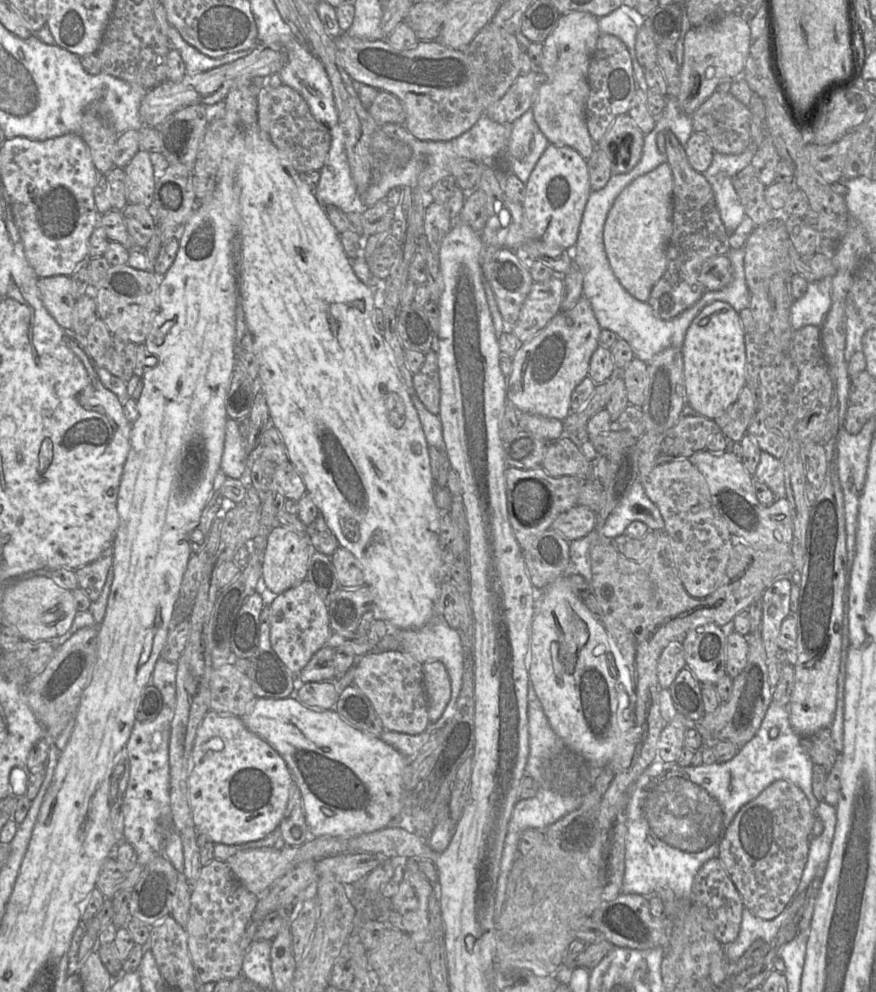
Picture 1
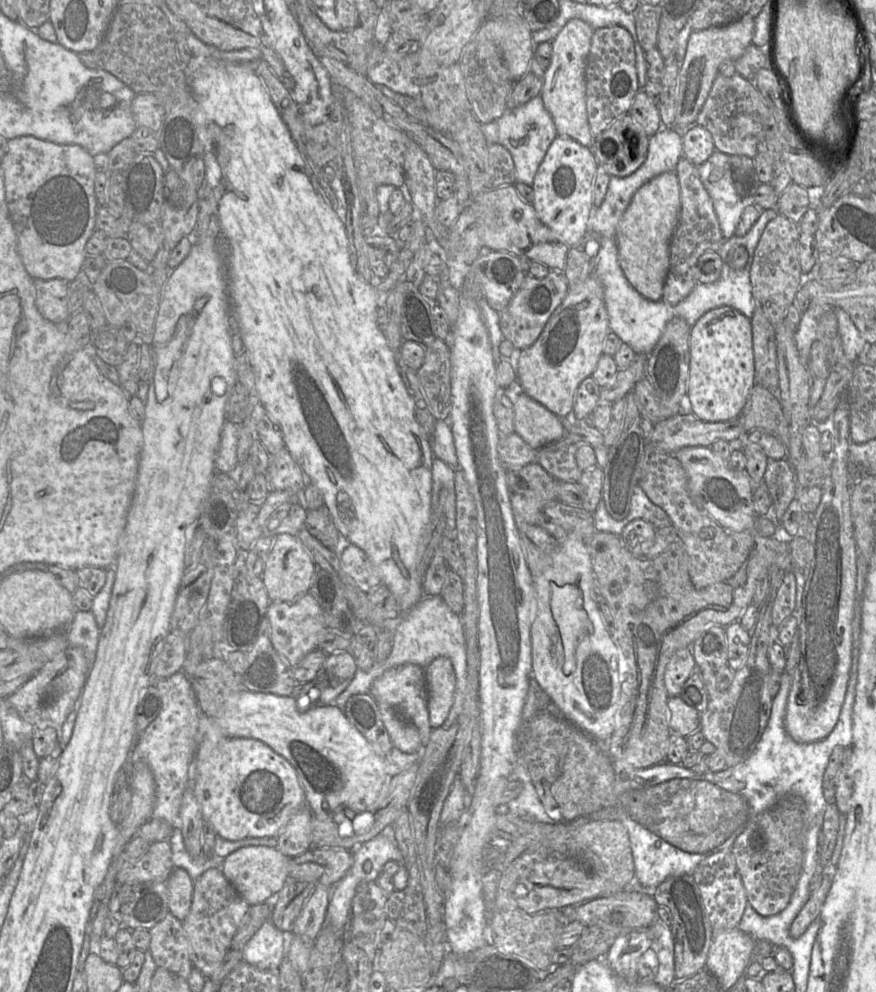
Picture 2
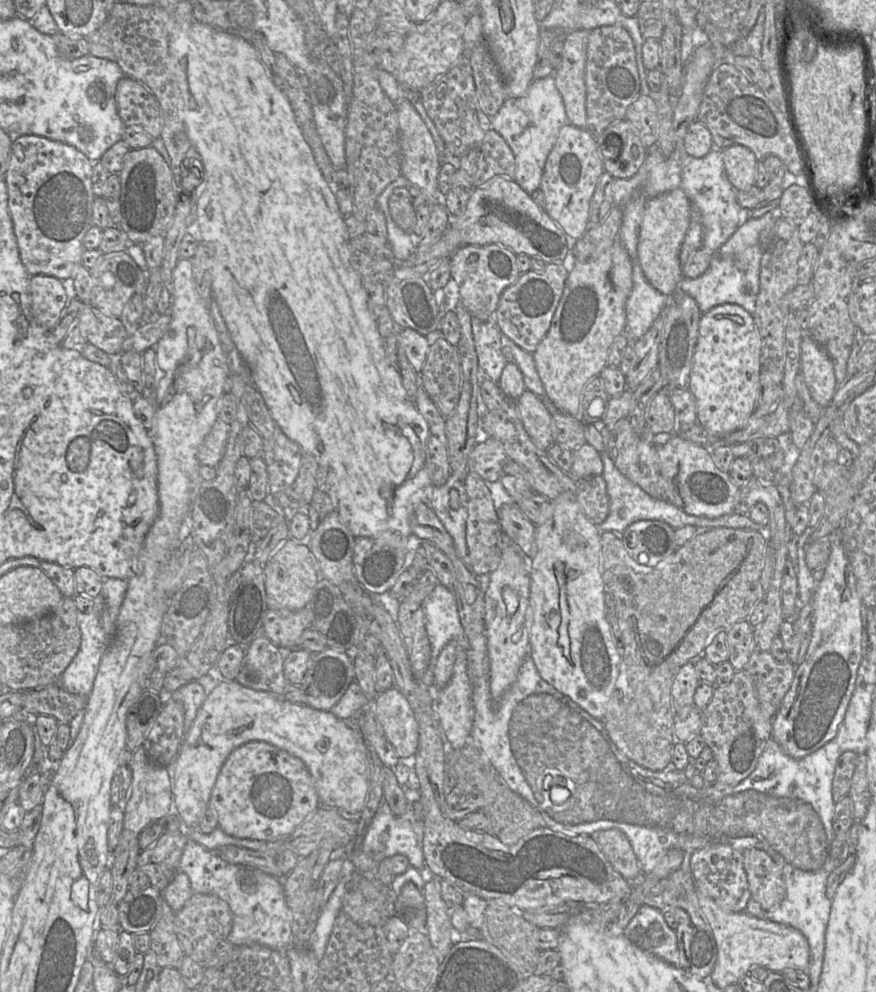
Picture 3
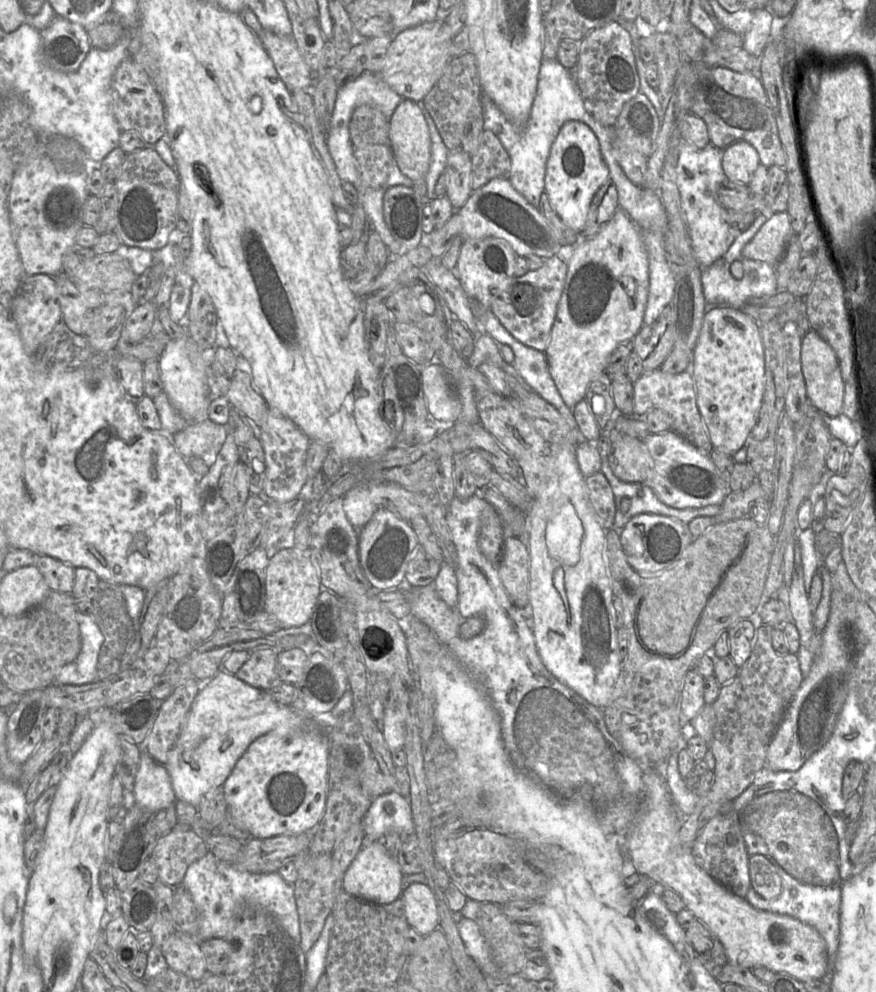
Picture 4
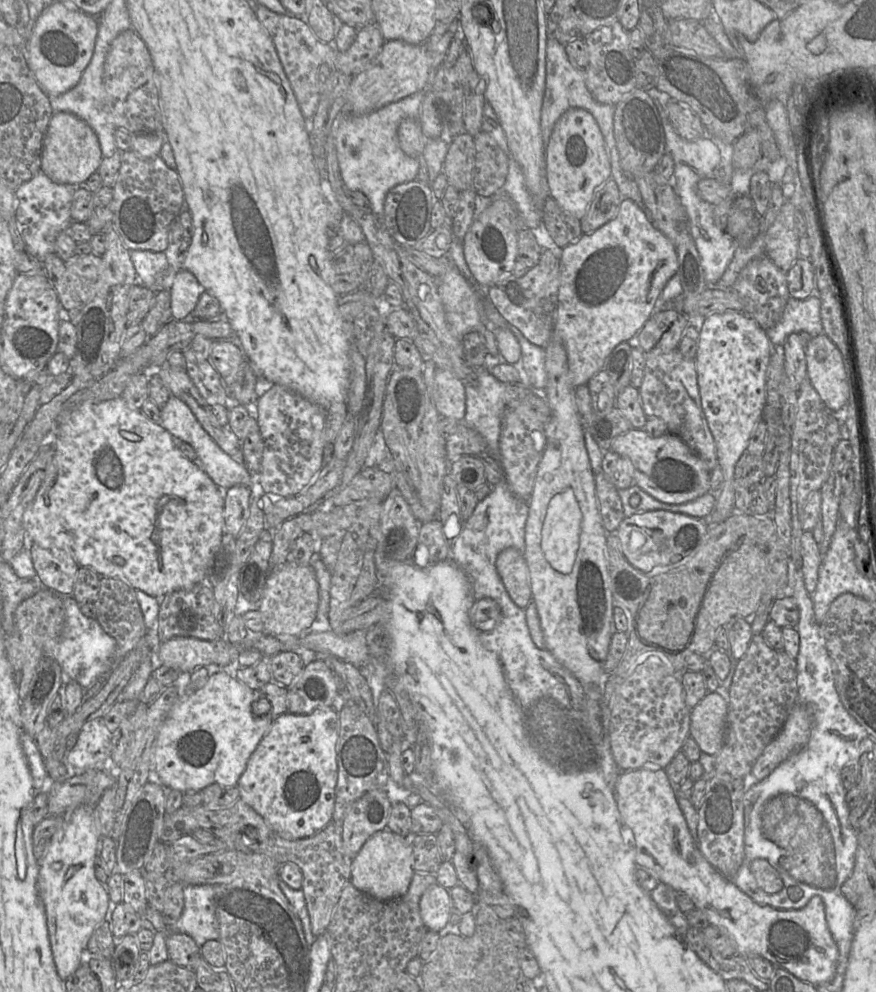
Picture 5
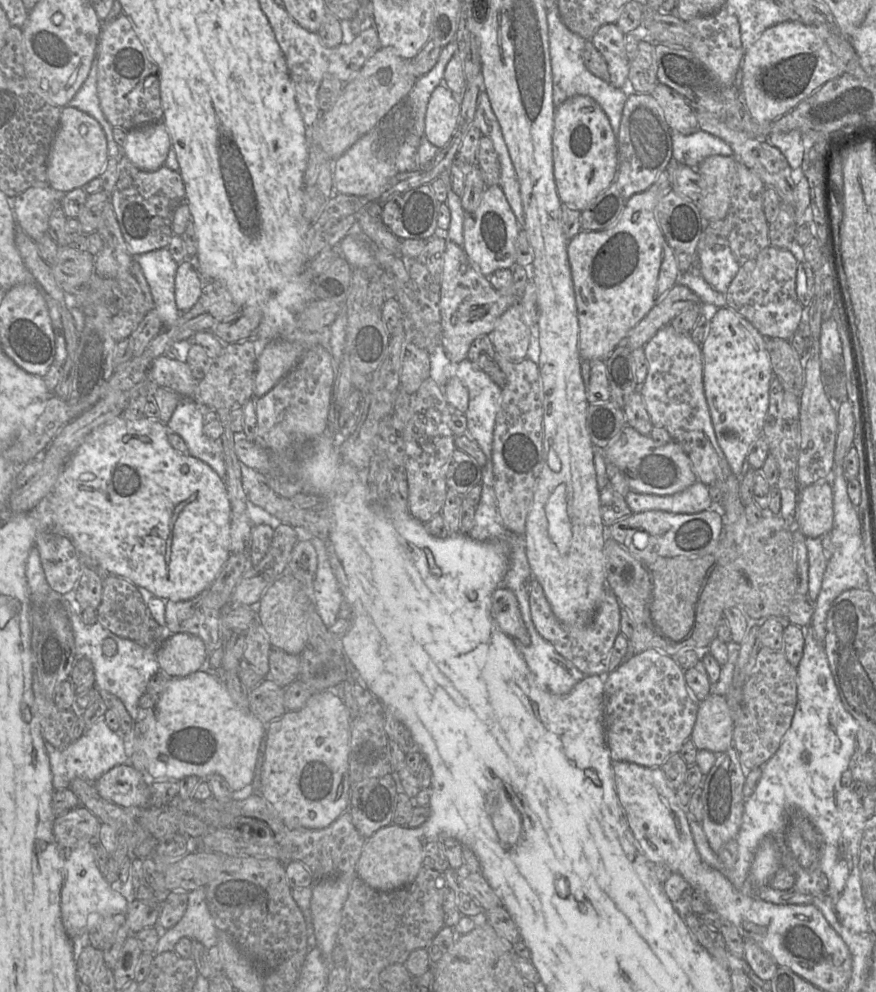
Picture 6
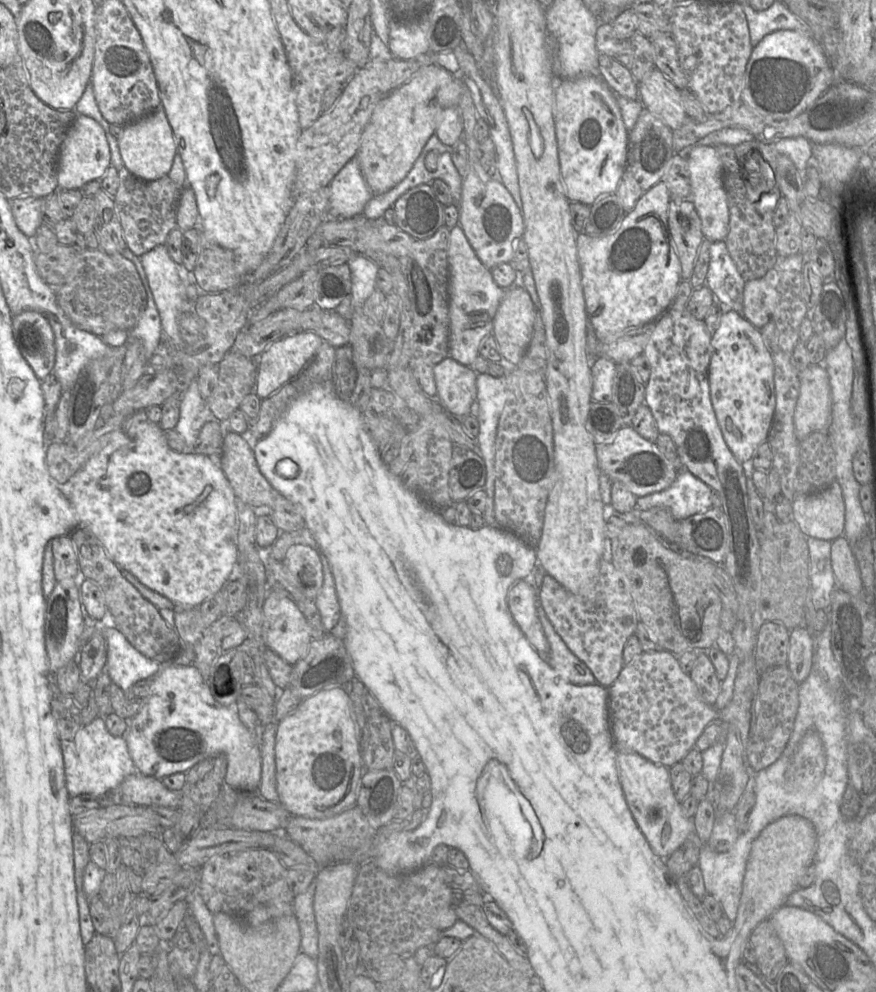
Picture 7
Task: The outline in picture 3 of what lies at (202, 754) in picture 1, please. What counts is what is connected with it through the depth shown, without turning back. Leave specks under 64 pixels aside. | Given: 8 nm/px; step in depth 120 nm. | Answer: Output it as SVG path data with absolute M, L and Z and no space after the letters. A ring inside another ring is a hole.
M264 741L245 743L229 754L217 776L209 801L209 807L217 813L218 827L226 834L266 842L291 835L319 806L314 779L304 762Z

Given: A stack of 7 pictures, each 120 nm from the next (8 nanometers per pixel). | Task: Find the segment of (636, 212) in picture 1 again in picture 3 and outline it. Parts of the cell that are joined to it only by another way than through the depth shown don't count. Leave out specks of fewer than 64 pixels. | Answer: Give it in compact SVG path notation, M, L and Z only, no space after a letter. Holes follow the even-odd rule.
M679 187L647 201L639 228L637 254L646 280L660 293L672 295L683 278L679 254L691 219L691 203Z

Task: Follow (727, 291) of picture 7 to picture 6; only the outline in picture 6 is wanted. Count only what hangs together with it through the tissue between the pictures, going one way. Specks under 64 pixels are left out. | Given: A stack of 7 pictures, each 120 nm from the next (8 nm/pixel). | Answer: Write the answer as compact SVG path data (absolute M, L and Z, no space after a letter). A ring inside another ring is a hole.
M721 236L707 237L706 247L698 254L698 266L703 279L722 294L727 292L740 268L728 239Z

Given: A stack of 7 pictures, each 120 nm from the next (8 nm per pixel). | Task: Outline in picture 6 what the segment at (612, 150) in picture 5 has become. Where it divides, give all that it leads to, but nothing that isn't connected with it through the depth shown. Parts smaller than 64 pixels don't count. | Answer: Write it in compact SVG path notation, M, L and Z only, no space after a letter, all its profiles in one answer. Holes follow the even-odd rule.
M555 4L547 10L549 53L553 82L553 103L558 107L568 98L575 95L585 95L593 98L606 113L614 135L619 133L620 121L628 94L621 88L613 87L609 82L592 74L585 66L583 49L586 39L570 31L562 22L559 10Z

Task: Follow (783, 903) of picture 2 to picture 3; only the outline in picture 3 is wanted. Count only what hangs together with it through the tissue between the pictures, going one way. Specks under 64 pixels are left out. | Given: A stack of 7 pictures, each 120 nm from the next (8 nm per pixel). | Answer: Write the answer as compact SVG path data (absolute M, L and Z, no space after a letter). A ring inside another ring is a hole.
M750 848L743 851L743 866L751 898L764 910L773 910L786 895L781 867L765 851Z

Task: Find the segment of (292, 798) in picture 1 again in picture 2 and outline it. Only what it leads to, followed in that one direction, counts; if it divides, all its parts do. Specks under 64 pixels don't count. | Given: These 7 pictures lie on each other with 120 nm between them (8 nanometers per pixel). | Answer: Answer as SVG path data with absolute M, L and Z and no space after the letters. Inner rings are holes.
M301 807L277 836L278 850L289 858L297 857L311 848L312 813Z

